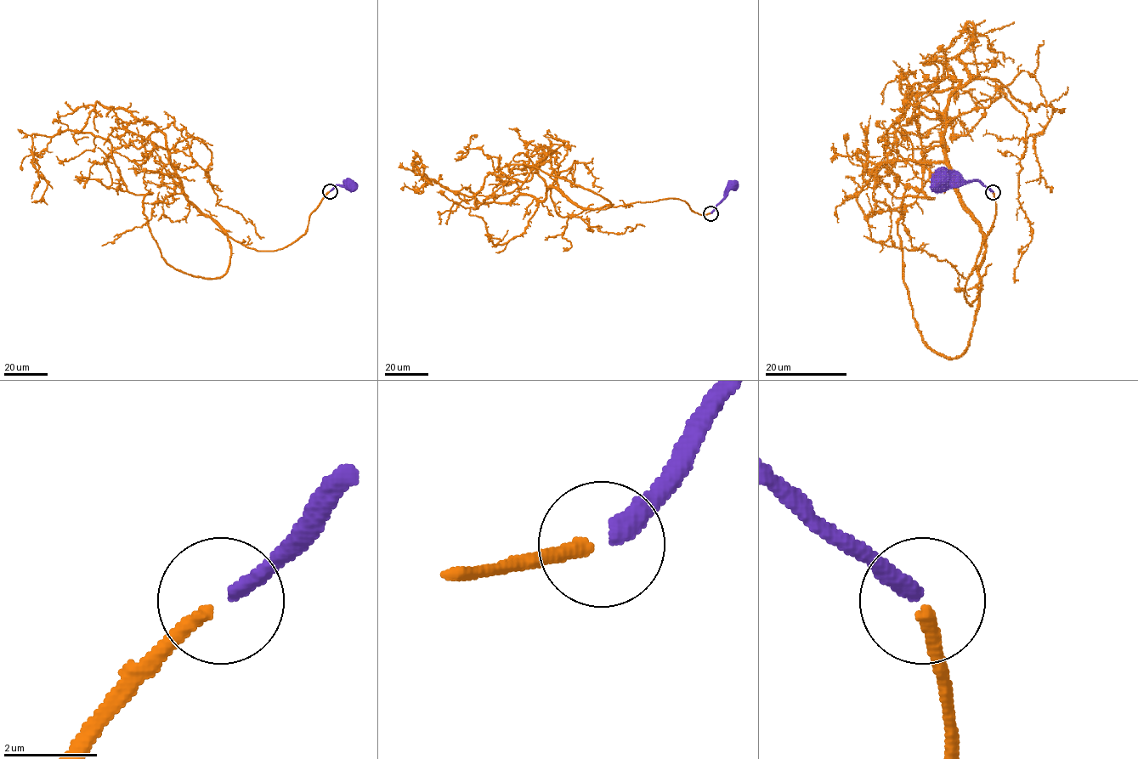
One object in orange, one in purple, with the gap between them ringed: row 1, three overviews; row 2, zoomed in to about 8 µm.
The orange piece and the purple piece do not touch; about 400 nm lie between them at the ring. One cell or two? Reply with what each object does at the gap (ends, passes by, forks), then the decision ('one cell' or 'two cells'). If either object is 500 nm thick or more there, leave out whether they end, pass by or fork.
orange ends | purple ends | one cell

